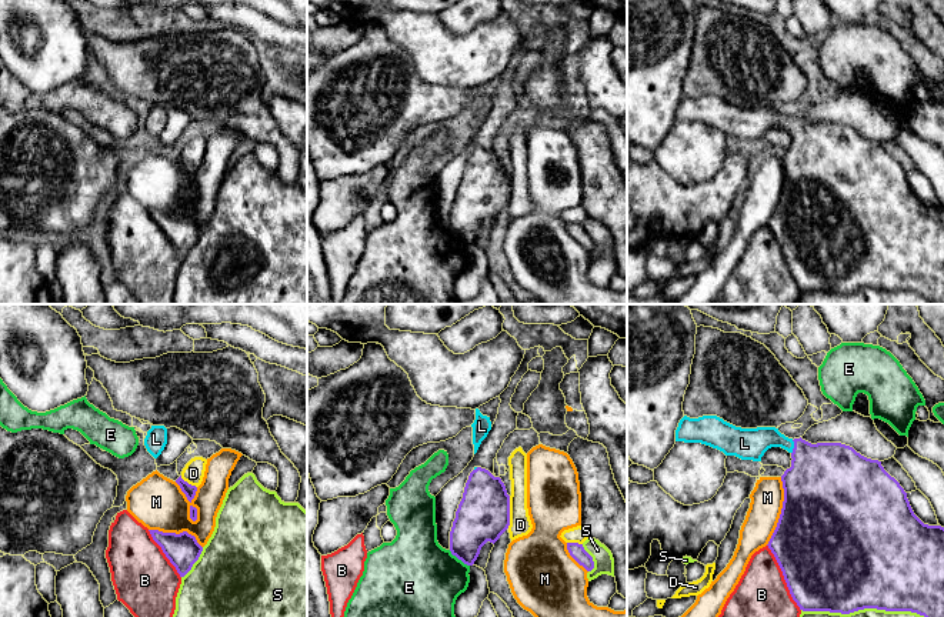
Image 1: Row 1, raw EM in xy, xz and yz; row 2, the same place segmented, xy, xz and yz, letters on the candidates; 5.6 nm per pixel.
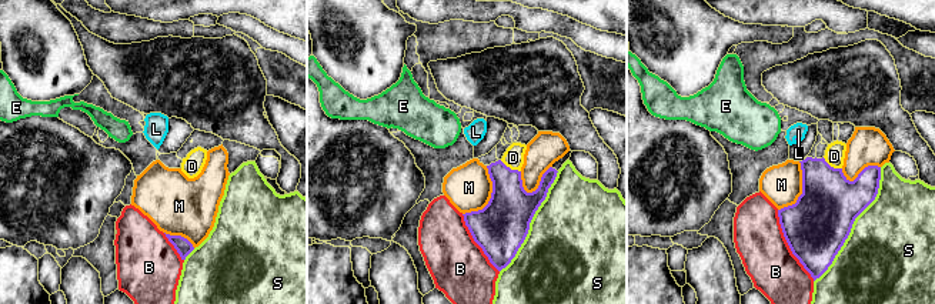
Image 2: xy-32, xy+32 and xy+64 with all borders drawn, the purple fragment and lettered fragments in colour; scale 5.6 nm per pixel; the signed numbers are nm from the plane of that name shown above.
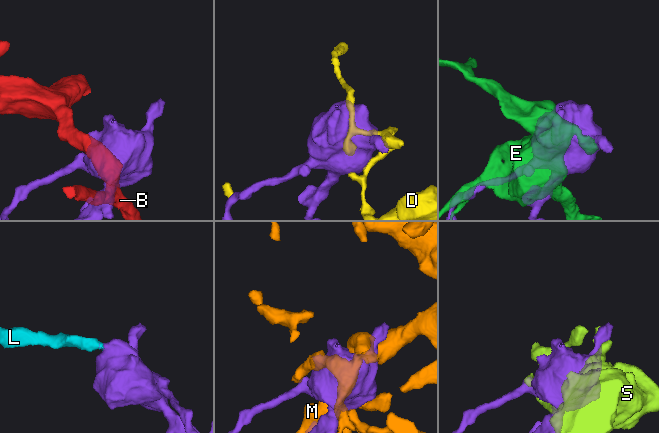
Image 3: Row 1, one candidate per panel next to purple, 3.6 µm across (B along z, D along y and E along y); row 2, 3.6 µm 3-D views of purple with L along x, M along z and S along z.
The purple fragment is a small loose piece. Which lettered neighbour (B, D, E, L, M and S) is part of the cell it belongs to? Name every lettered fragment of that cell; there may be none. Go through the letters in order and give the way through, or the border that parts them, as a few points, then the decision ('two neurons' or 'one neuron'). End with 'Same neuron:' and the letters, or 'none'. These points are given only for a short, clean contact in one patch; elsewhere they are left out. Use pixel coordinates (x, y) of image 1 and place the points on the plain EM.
B: two neurons
D: two neurons
E: two neurons
L: way yz (824, 160), (794, 127), (780, 120), (750, 123); one neuron
M: two neurons
S: two neurons
Same neuron: L

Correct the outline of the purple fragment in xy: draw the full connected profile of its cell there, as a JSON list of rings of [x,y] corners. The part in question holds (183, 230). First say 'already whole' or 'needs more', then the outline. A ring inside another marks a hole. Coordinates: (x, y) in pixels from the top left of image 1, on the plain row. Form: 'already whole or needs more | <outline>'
already whole | [[[159,210],[149,211],[170,243],[176,247],[180,257],[184,257],[203,231],[203,227],[197,223],[196,217],[187,211],[180,214],[163,213]]]

